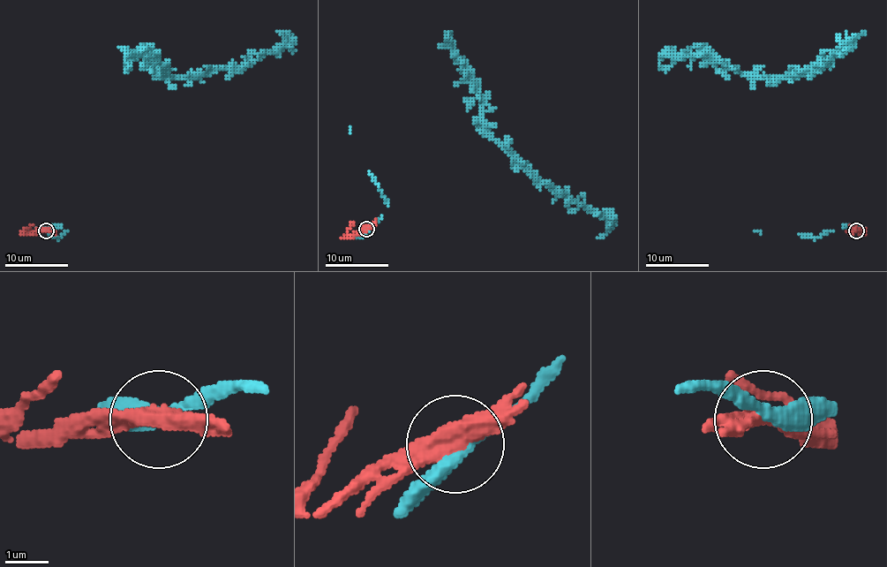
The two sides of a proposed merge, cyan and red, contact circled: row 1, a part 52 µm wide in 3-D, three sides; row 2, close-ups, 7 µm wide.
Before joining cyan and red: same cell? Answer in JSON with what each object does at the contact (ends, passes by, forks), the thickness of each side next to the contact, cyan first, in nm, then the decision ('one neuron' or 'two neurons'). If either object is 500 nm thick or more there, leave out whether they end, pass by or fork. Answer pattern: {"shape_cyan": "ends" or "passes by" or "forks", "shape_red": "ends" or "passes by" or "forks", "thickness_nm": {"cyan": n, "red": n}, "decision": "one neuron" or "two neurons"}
{"shape_cyan": "passes by", "shape_red": "passes by", "thickness_nm": {"cyan": 320, "red": 420}, "decision": "two neurons"}

